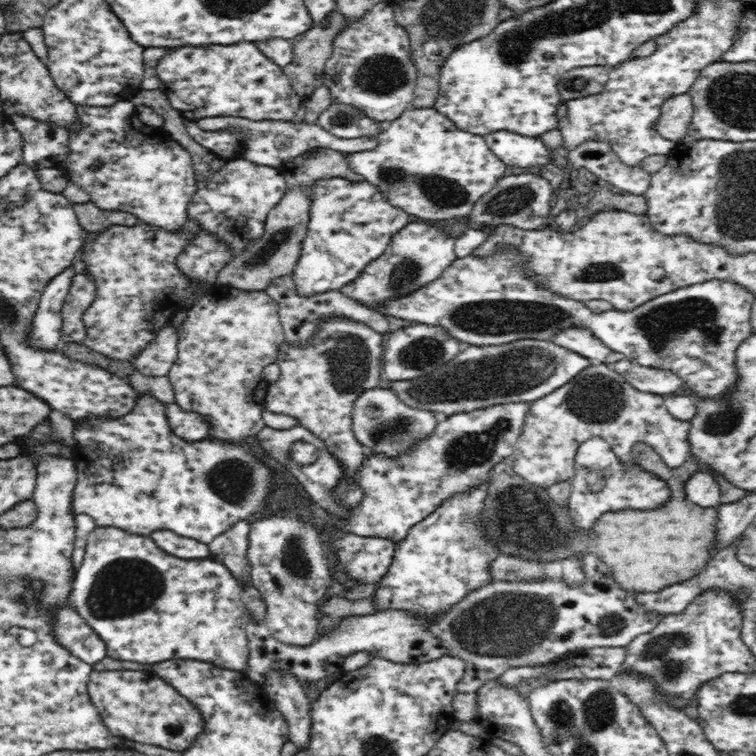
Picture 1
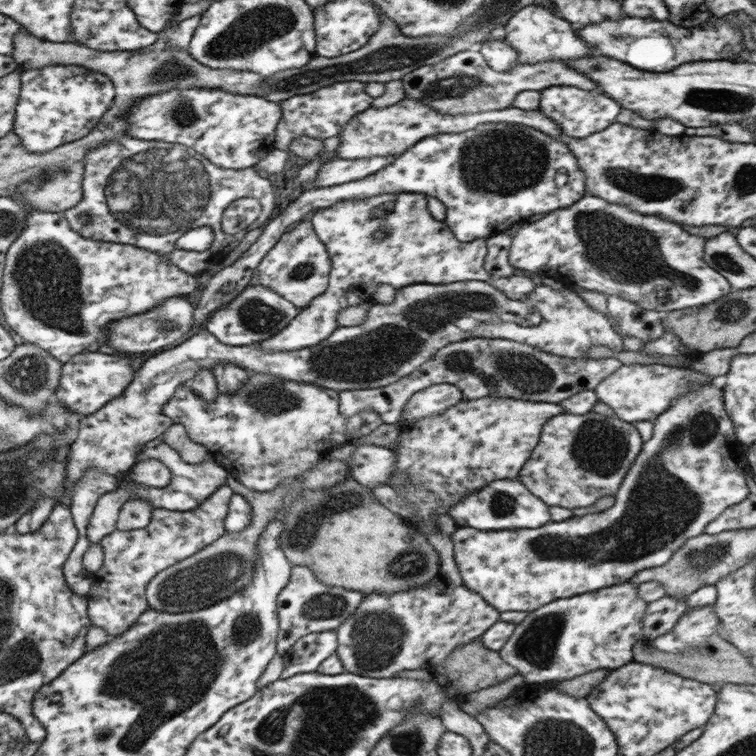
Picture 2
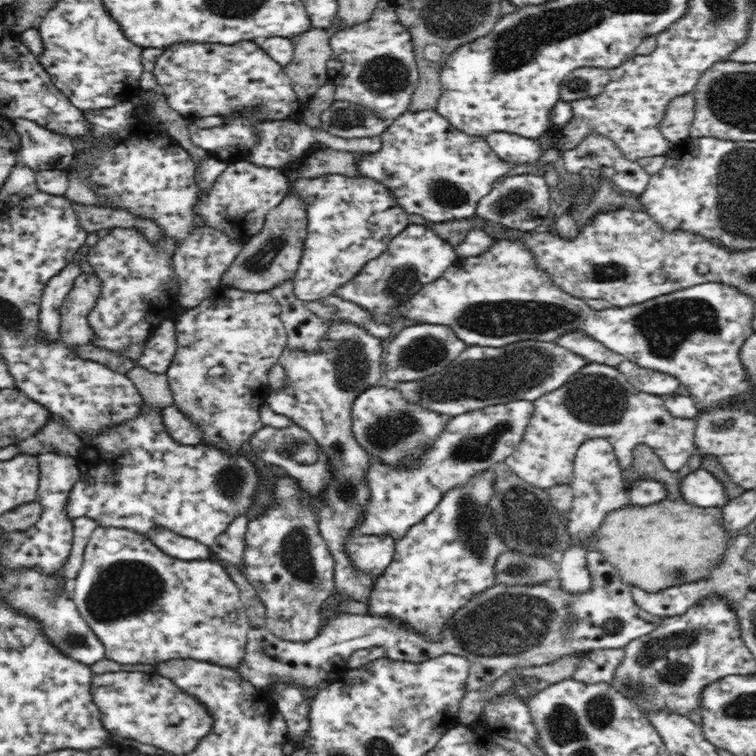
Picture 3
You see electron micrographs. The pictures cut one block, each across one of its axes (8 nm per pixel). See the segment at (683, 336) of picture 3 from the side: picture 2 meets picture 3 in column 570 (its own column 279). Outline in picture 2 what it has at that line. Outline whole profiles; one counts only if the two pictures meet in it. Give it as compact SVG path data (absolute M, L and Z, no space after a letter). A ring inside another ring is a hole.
M252 282L231 302L213 312L207 318L204 329L210 332L221 344L229 346L256 344L283 330L299 311L299 308L281 298L276 292Z

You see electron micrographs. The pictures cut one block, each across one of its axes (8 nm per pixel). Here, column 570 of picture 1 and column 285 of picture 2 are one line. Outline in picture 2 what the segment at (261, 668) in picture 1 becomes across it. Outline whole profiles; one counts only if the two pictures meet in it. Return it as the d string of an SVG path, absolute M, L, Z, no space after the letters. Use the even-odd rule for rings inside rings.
M293 566L285 586L276 598L276 613L278 616L278 631L276 634L276 652L283 654L302 636L312 632L335 630L361 602L359 592L347 592L343 588L319 584L307 568Z

